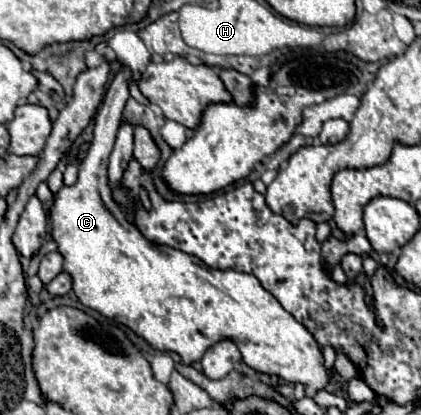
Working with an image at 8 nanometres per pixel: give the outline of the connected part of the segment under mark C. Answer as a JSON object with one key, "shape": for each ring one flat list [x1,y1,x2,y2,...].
{"shape":[[123,66,109,84,105,100,95,116,95,138,85,160,81,162,79,180,73,186,63,186,57,192,55,202,51,206,53,240,59,244,59,252,65,258,63,268,73,278,73,292,77,294,79,302,83,306,101,312,107,318,127,324,139,336,143,336,153,348,163,352,177,352,185,364,201,360,201,356,211,344,219,342,221,338,229,338,239,342,243,362,253,370,281,376,285,382,291,384,301,382,305,386,307,396,315,396,319,390,325,390,325,386,331,382,331,376,325,370,323,352,317,340,259,284,259,280,253,274,207,268,195,256,189,256,181,250,173,250,169,246,155,244,147,240,135,226,129,226,125,222,125,218,119,212,121,210,119,206,115,206,117,214,113,216,109,208,103,204,103,200,111,200,111,188,107,184,107,160,121,124,123,106,129,98,127,90,129,76,131,70]]}

